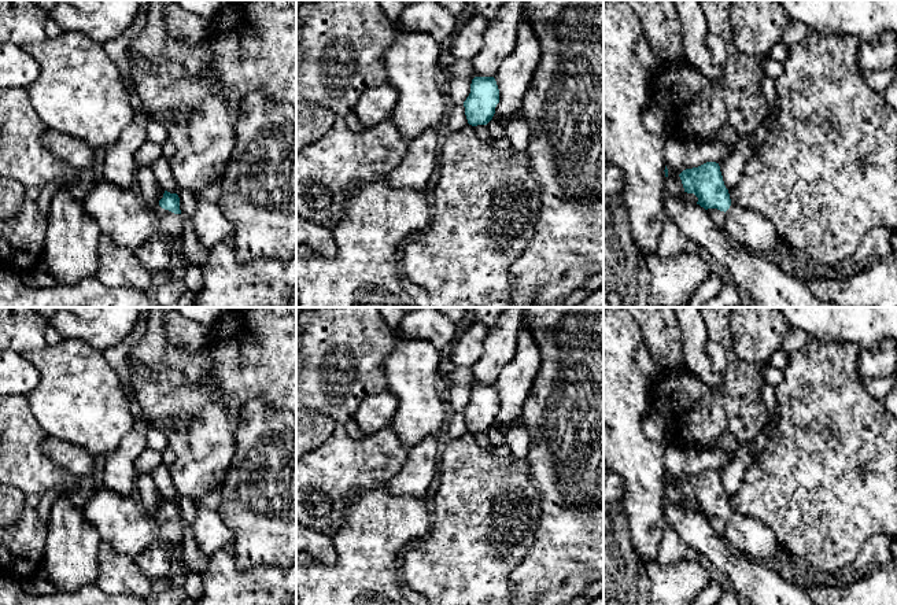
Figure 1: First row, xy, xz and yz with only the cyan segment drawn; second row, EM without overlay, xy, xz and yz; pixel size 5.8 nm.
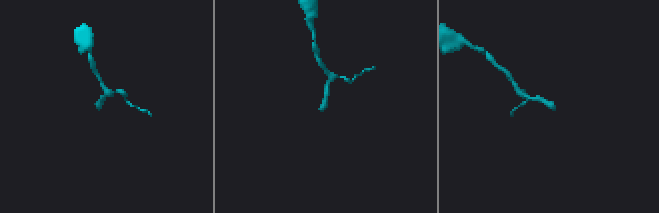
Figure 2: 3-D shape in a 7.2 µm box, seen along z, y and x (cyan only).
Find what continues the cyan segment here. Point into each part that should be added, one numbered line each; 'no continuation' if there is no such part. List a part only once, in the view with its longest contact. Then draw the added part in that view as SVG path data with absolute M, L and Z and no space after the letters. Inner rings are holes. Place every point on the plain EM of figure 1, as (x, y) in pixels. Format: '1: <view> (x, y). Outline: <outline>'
1: xy (169, 532). Outline: M158 512L154 525L156 531L156 541L165 545L170 551L174 547L181 546L184 539L182 521L174 521Z

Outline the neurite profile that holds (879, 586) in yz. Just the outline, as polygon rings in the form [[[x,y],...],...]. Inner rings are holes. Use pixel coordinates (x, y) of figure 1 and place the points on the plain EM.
[[[771,564],[779,575],[797,584],[816,605],[897,605],[897,568],[881,565],[845,584],[806,584],[790,565]]]

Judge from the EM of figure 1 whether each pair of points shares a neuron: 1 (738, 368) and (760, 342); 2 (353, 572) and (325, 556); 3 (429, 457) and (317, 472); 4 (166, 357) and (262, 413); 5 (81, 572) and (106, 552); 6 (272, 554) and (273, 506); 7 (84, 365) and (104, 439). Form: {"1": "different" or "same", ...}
{"1": "different", "2": "different", "3": "different", "4": "different", "5": "different", "6": "same", "7": "same"}

